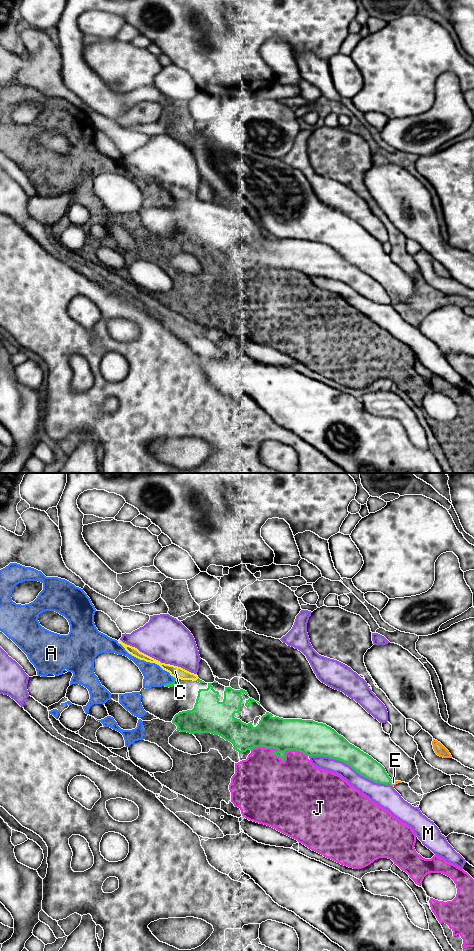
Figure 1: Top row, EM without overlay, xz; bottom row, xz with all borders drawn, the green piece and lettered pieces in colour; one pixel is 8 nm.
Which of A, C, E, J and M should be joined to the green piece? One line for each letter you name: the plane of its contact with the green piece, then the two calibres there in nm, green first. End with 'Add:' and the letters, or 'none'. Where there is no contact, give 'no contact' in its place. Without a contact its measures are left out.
Add: none

